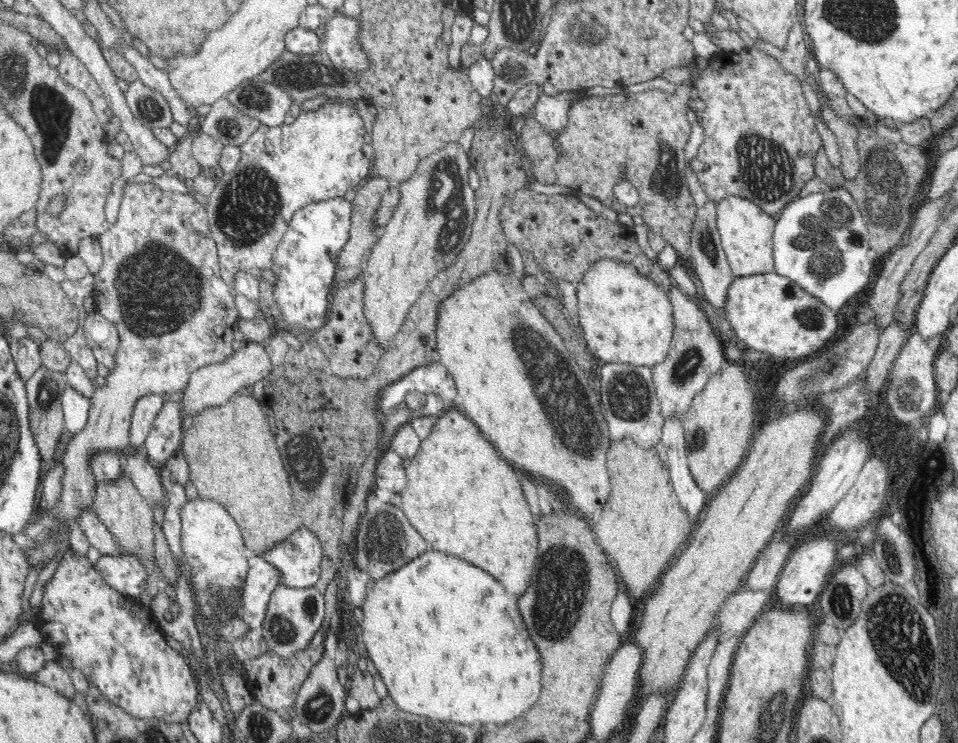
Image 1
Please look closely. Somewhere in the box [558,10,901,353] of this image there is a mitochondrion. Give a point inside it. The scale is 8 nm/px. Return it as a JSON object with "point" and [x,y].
{"point":[821,240]}

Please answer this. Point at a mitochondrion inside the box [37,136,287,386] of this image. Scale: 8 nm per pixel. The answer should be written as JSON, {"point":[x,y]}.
{"point":[154,294]}

